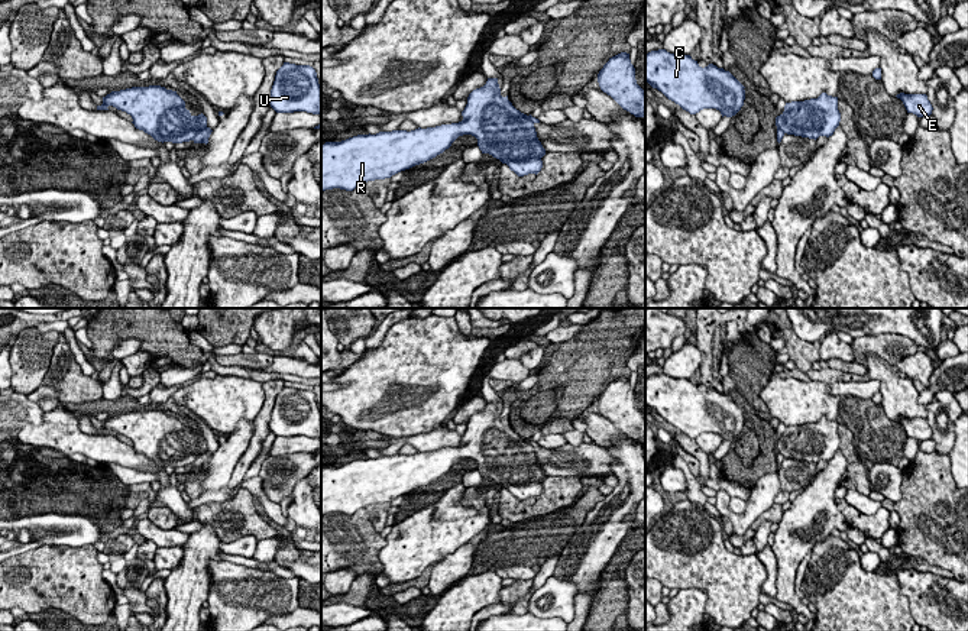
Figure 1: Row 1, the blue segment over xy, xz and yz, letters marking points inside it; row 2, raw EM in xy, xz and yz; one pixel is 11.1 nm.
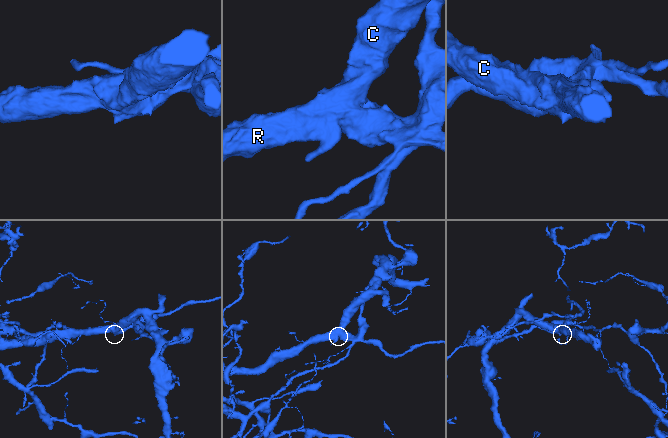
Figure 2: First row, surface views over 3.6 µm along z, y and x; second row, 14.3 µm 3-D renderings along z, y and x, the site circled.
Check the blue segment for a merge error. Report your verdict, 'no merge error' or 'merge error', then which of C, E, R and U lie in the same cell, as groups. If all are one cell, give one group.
merge error; C R / E U

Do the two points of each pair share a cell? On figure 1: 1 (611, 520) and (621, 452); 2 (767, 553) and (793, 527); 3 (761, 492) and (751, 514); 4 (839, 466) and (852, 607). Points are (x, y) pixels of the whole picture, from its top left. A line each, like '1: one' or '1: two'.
1: one
2: two
3: one
4: two

